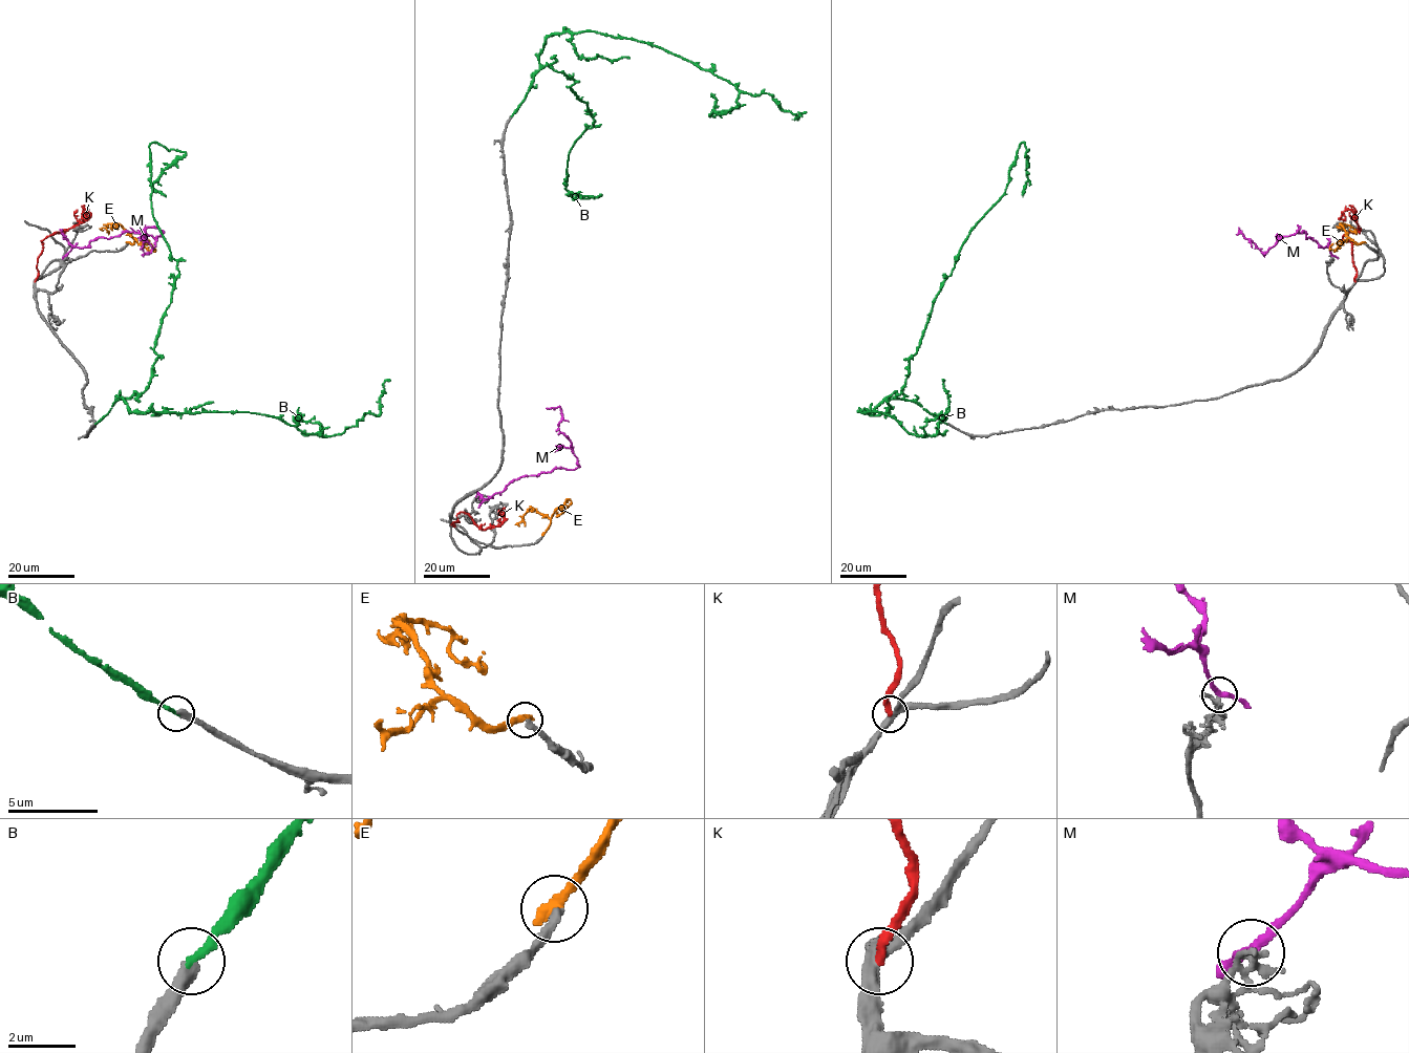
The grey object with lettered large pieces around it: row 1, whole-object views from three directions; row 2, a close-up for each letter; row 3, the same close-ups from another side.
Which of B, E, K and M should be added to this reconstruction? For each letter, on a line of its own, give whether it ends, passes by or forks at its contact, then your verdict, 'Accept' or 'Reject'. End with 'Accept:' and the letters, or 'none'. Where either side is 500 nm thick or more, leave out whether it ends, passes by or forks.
B: It ends there. Accept
E: It ends there. Reject
K: It ends there. Reject
M: It passes by. Reject
Accept: B

